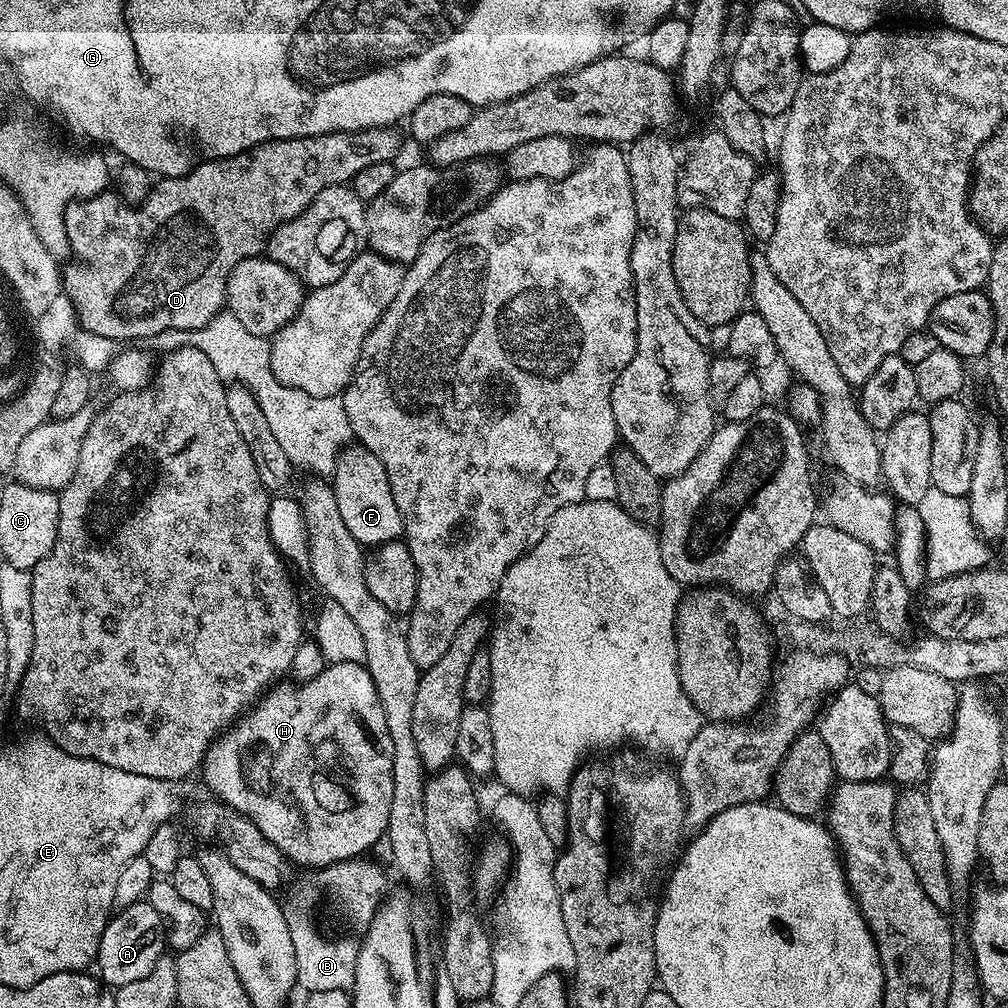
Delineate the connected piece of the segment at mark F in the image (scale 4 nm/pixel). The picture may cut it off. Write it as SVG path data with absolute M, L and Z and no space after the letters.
M363 446L345 448L330 477L330 487L347 529L361 546L379 546L403 537L404 519L398 510L398 502L394 502L394 490L390 488L386 466L382 466L373 452Z

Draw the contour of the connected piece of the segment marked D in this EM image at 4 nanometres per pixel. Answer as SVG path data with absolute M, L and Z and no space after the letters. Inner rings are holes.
M395 127L367 128L357 132L331 132L321 136L303 136L302 138L286 138L285 140L268 140L250 149L249 152L239 152L221 160L206 160L193 168L184 176L166 176L155 181L152 193L143 200L139 206L122 202L115 191L105 190L97 196L90 196L87 200L74 200L66 206L64 211L64 225L66 238L71 255L80 259L80 264L72 264L63 269L62 277L68 282L68 292L72 292L73 299L80 305L80 315L84 318L83 331L89 337L97 332L103 332L106 342L113 340L128 340L124 342L144 342L147 336L160 336L163 332L185 332L191 334L200 328L205 328L213 318L225 307L228 298L228 279L234 266L251 256L261 255L272 239L272 233L287 220L298 218L314 202L322 190L335 184L348 184L355 176L362 174L366 166L378 166L378 162L392 162L400 152L400 136Z

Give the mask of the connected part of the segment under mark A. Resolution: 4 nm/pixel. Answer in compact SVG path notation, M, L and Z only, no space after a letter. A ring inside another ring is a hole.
M141 902L119 909L109 919L94 964L95 967L100 967L99 979L105 985L118 989L126 986L126 982L138 982L138 978L146 978L146 974L154 970L154 966L165 952L165 922L152 904Z

